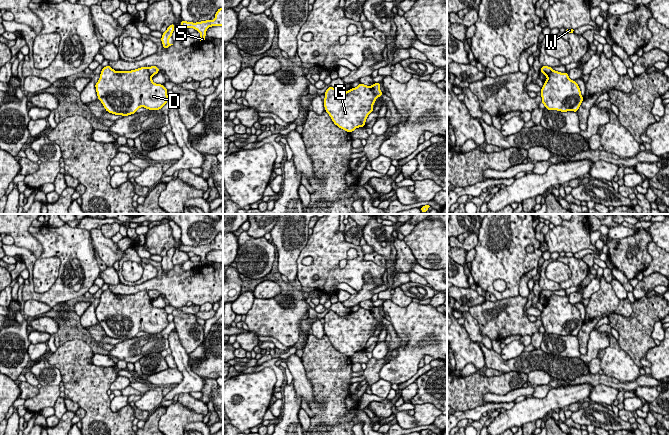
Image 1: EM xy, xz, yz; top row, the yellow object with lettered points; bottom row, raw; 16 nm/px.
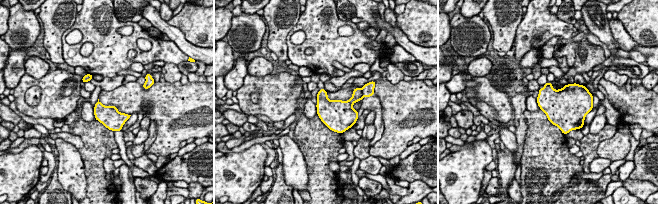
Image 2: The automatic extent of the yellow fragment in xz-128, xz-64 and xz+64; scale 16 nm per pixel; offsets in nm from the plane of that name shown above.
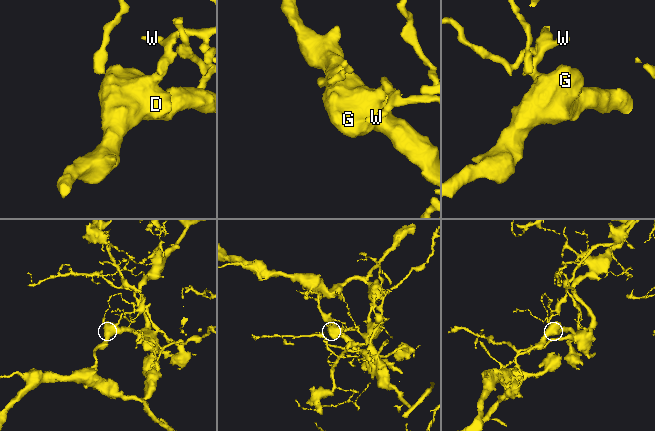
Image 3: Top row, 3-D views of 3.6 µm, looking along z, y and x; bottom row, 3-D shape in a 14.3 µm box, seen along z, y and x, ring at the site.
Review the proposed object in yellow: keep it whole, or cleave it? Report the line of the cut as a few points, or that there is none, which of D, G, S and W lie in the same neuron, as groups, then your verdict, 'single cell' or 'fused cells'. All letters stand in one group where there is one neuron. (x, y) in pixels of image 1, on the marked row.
cut xz (370, 86), (377, 96); groups D G / S W; fused cells

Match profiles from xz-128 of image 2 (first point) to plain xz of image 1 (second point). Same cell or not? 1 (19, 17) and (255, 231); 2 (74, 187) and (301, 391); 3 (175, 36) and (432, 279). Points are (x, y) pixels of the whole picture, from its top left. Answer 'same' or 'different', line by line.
1: different
2: same
3: same

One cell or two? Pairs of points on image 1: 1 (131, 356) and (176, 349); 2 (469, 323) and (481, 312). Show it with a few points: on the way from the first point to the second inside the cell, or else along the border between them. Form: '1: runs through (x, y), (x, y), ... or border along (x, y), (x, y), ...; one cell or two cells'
1: border along (167, 339), (169, 347); two cells
2: border along (468, 310), (476, 320), (479, 332), (488, 338); two cells

